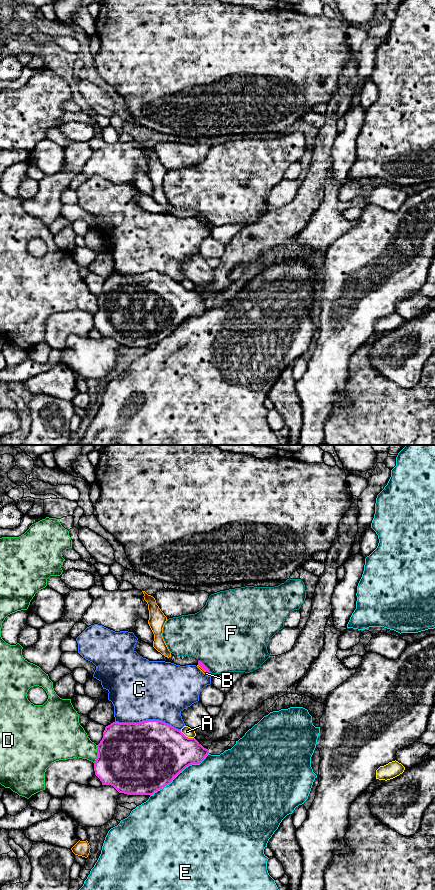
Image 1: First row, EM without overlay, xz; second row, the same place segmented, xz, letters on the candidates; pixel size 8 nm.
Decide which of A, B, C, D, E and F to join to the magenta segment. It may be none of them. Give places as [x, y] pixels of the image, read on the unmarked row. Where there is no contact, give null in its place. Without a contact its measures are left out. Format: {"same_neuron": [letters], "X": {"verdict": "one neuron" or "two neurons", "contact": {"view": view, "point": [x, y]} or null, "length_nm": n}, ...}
{"same_neuron": [], "A": {"verdict": "two neurons", "contact": {"view": "xz", "point": [187, 289]}, "length_nm": 130}, "B": {"verdict": "two neurons", "contact": {"view": "xz", "point": [204, 222]}, "length_nm": 130}, "C": {"verdict": "two neurons", "contact": {"view": "xz", "point": [148, 272]}, "length_nm": 550}, "D": {"verdict": "two neurons", "contact": {"view": "xz", "point": [98, 306]}, "length_nm": 150}, "E": {"verdict": "two neurons", "contact": {"view": "xz", "point": [180, 323]}, "length_nm": 600}, "F": {"verdict": "two neurons", "contact": {"view": "xz", "point": [205, 218]}, "length_nm": 160}}

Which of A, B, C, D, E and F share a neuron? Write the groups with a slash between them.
A / B / C / D / E / F

